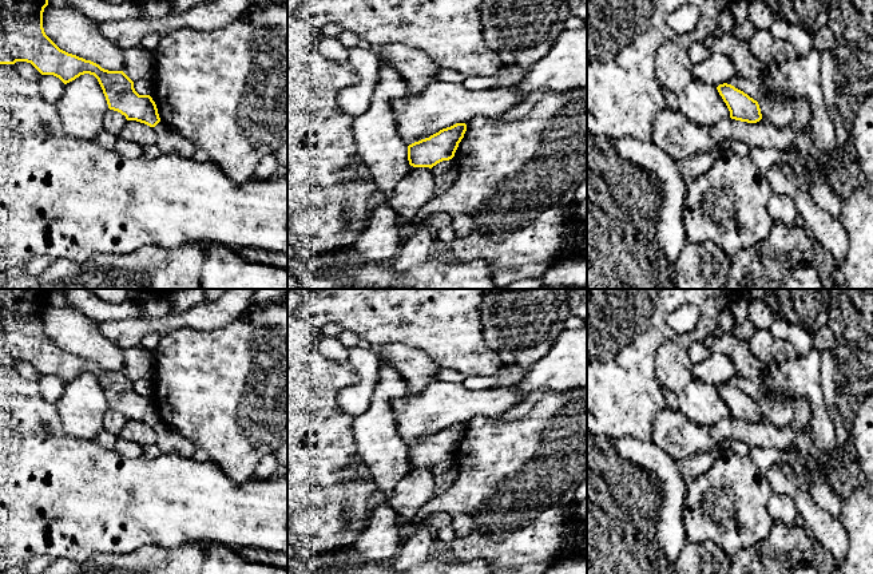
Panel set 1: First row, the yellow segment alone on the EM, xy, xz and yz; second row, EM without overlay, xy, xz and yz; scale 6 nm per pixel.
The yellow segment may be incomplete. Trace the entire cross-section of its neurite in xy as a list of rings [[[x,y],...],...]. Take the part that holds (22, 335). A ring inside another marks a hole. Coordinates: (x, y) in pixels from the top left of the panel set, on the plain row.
[[[0,289],[0,364],[27,361],[64,384],[84,373],[94,375],[110,409],[155,427],[160,421],[155,401],[150,395],[139,395],[123,371],[108,371],[68,353],[45,334],[43,312],[48,296],[49,289]]]

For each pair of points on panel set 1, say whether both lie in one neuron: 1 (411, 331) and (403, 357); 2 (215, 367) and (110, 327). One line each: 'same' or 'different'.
1: different
2: different

